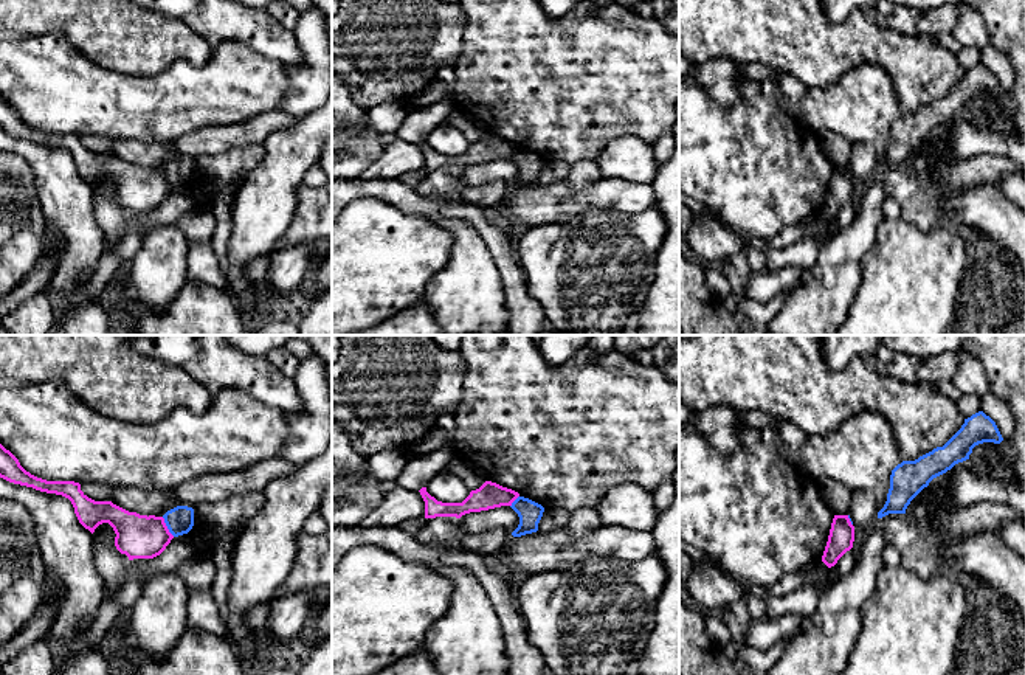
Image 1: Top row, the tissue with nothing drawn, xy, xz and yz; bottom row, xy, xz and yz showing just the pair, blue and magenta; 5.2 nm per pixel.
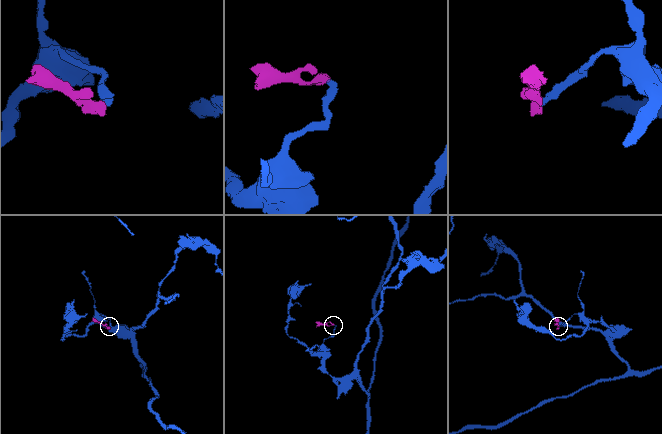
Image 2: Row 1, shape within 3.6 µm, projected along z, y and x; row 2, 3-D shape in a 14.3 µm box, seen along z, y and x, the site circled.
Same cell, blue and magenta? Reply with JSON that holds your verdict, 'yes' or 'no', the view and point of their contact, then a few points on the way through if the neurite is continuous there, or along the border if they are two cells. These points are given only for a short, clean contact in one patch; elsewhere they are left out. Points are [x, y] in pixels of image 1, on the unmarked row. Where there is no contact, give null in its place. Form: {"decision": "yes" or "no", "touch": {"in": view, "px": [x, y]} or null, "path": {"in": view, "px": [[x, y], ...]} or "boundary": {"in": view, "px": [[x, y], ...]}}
{"decision": "no", "touch": {"in": "xy", "px": [166, 177]}, "boundary": {"in": "xy", "px": [[162, 169], [174, 188]]}}

